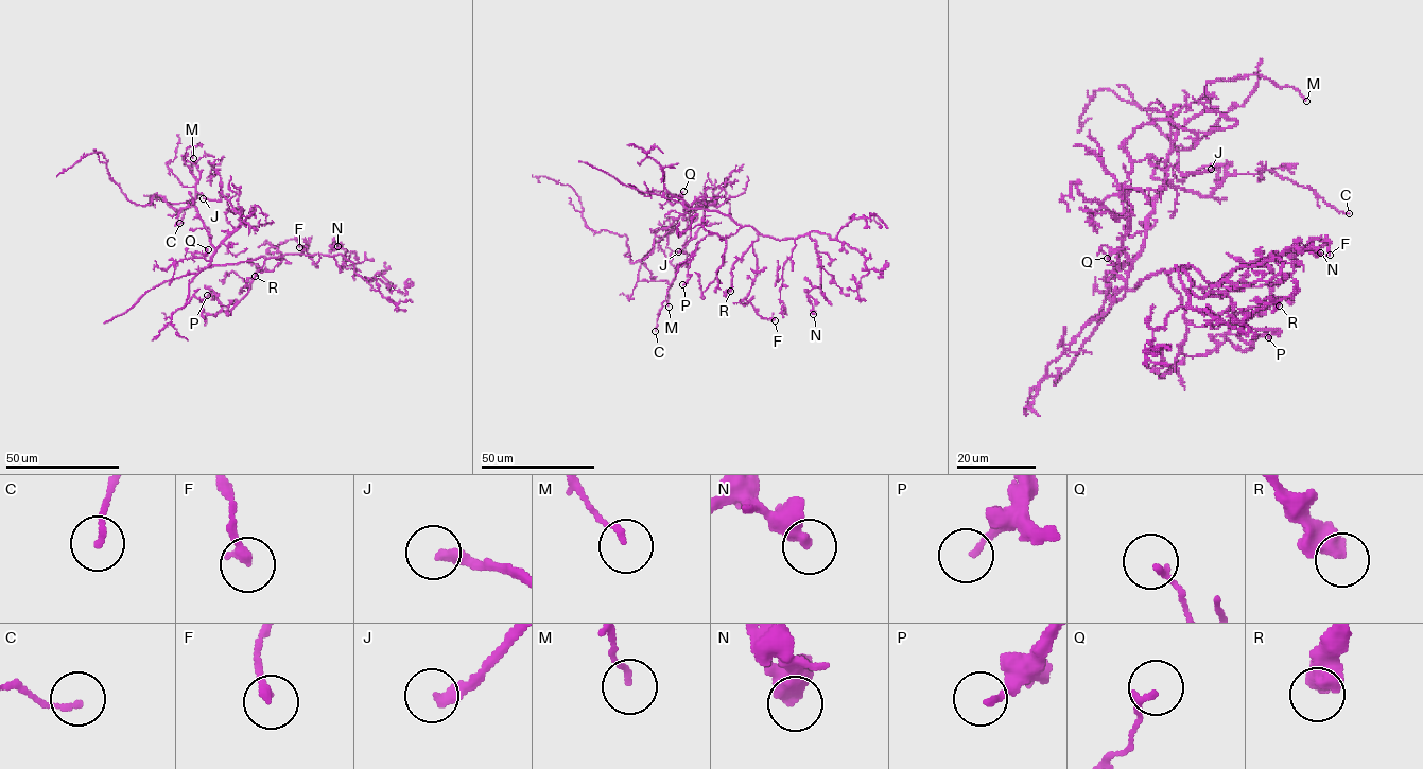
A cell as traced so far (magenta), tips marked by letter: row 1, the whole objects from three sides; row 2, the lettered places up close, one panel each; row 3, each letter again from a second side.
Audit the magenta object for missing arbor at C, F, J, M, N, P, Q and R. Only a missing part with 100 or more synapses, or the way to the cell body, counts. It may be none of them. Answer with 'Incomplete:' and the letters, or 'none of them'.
Incomplete: none of them

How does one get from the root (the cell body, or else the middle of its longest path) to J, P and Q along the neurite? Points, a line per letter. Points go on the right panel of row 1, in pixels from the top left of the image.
J: (1137, 256), (1131, 260), (1123, 247), (1124, 198), (1132, 189), (1159, 190), (1170, 167), (1183, 173), (1211, 169)
P: (1137, 256), (1128, 290), (1164, 272), (1181, 295), (1181, 352), (1209, 353), (1225, 334), (1248, 344), (1268, 337)
Q: (1137, 256), (1125, 279), (1117, 275), (1107, 258)

